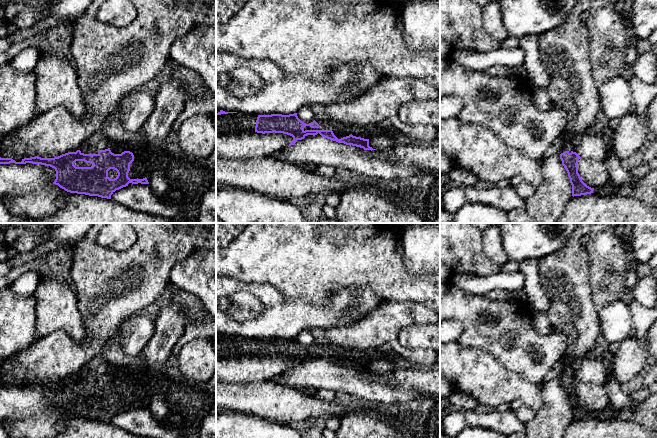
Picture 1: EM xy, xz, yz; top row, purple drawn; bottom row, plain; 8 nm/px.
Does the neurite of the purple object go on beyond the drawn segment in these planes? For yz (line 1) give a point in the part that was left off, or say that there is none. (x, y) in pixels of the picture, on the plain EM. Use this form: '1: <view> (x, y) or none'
1: none

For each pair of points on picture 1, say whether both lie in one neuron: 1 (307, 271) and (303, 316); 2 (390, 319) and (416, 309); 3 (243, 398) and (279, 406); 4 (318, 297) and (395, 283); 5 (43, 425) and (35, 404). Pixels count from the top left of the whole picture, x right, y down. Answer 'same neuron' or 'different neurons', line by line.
1: different neurons
2: same neuron
3: same neuron
4: same neuron
5: different neurons

